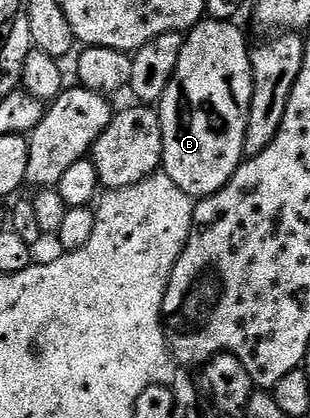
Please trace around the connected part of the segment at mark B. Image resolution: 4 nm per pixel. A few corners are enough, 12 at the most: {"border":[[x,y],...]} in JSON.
{"border":[[235,25],[184,35],[158,104],[162,169],[196,201],[245,158],[252,56]]}

